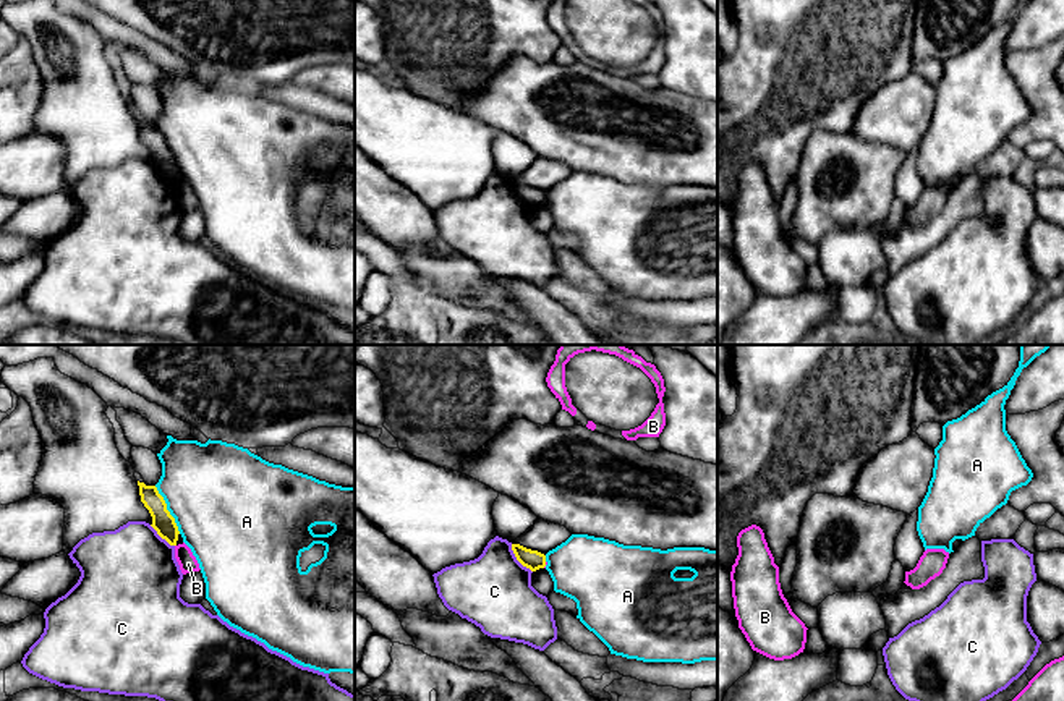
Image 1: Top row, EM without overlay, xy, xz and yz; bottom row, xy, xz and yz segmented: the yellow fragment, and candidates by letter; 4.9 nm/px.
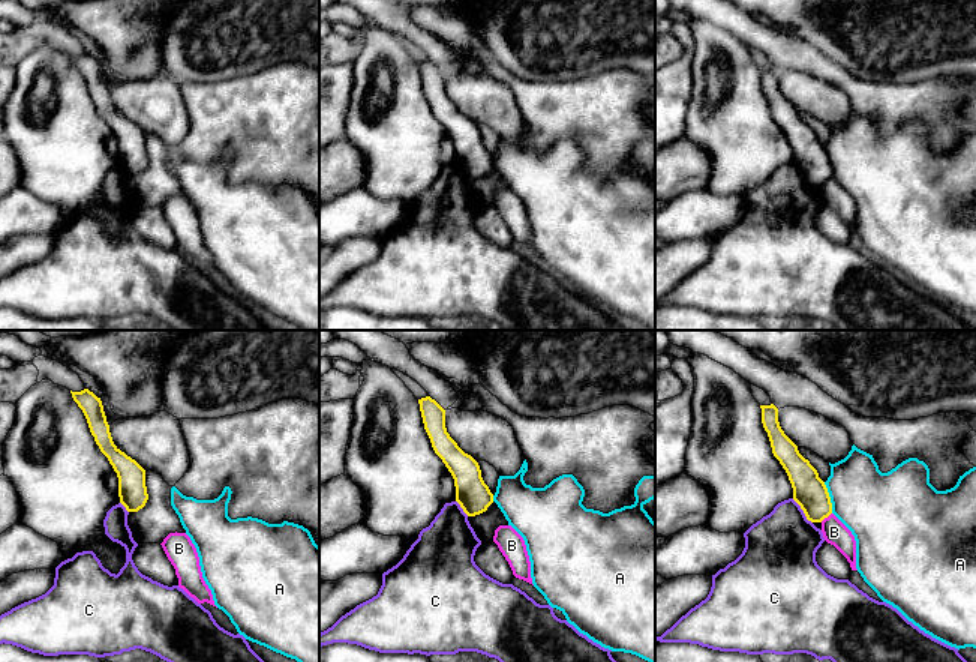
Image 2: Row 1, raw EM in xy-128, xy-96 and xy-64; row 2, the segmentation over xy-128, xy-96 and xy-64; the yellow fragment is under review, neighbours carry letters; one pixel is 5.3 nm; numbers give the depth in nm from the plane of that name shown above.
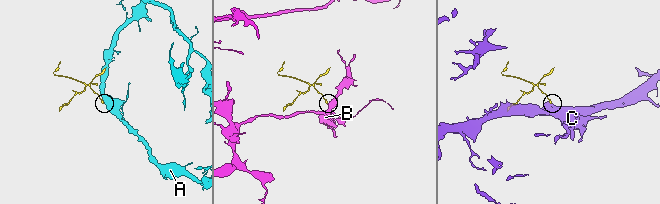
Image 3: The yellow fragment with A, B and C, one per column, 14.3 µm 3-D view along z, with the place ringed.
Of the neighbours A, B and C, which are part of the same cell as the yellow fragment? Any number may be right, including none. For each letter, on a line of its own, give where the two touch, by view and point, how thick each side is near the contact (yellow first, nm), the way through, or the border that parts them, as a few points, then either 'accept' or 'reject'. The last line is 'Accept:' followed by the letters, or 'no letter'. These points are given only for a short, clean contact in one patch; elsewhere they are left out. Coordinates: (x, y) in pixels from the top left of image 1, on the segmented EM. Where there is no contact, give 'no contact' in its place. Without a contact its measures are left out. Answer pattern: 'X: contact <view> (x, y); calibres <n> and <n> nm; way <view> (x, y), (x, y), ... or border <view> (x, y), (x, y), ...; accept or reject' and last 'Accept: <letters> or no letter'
A: contact xy (167, 510); calibres 110 and 480 nm; border xy (154, 486), (180, 533); reject
B: contact xz (544, 565); calibres 100 and 20 nm; border xz (546, 562), (543, 567); reject
C: contact xz (517, 559); calibres 100 and 380 nm; border xz (510, 544), (515, 557), (532, 572); reject
Accept: no letter

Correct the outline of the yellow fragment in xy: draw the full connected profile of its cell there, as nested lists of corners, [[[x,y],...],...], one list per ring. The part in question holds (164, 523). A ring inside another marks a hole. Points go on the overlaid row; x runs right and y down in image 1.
[[[139,481],[138,486],[139,486],[141,502],[144,503],[144,507],[149,510],[152,516],[151,526],[170,546],[177,546],[180,531],[175,523],[175,518],[167,510],[167,503],[164,497],[159,494],[155,486],[146,486],[144,482]]]

